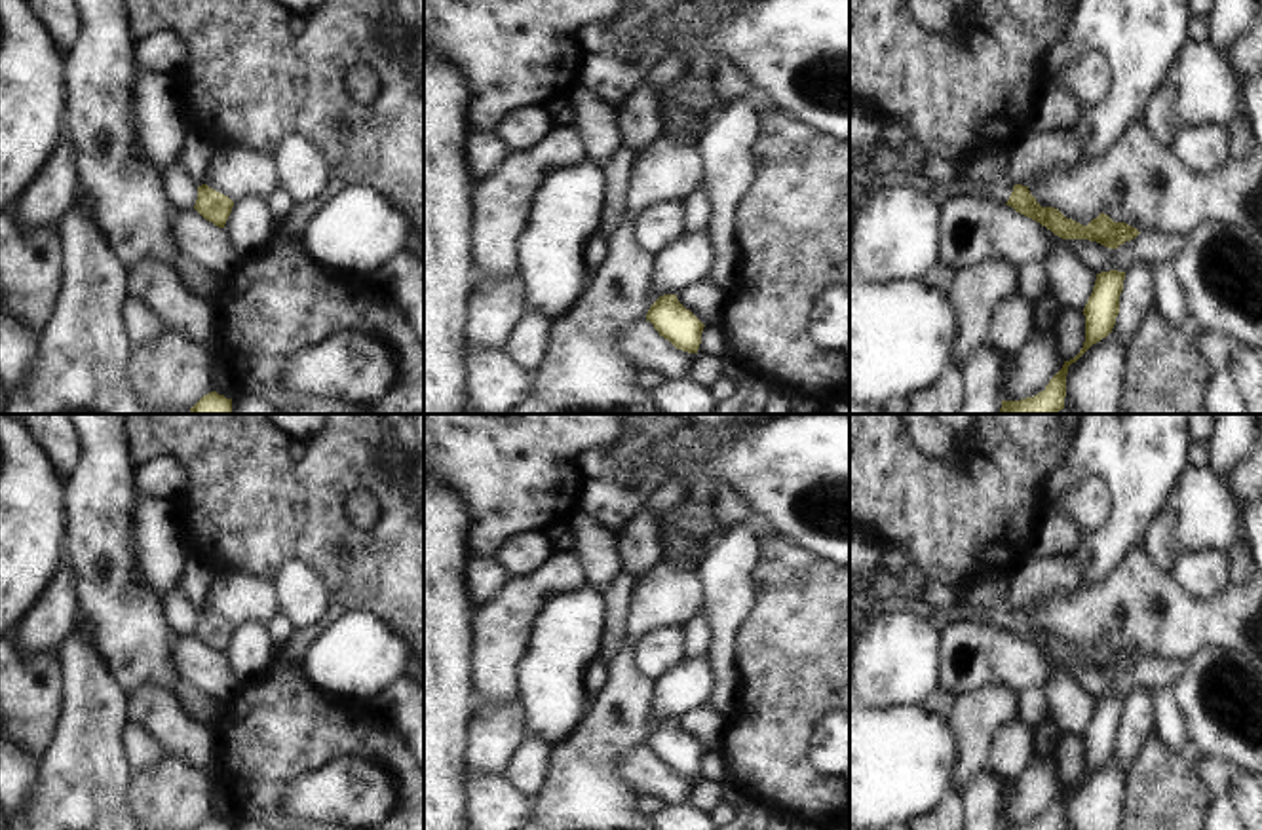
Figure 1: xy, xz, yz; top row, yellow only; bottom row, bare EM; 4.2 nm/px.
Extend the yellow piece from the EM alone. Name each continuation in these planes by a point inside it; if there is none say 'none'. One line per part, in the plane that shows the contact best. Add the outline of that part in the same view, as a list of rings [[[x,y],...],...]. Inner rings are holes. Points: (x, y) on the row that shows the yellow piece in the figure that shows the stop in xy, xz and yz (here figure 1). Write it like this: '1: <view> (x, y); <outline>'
none

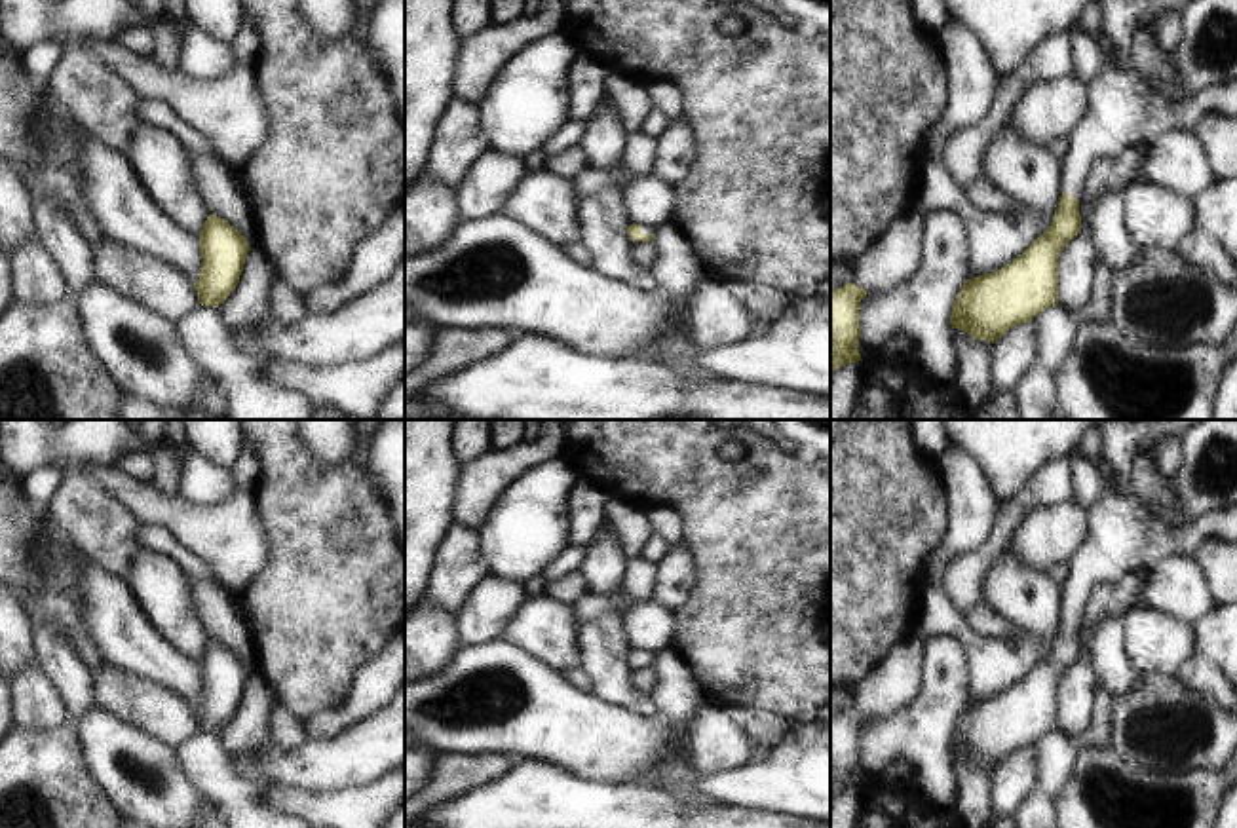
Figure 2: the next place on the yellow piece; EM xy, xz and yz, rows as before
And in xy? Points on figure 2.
none

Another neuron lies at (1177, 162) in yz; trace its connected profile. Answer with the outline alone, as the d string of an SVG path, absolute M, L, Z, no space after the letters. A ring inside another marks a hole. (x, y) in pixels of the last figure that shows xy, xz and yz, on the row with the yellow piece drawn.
M1191 129L1165 131L1155 144L1150 144L1138 177L1193 201L1218 180Z

